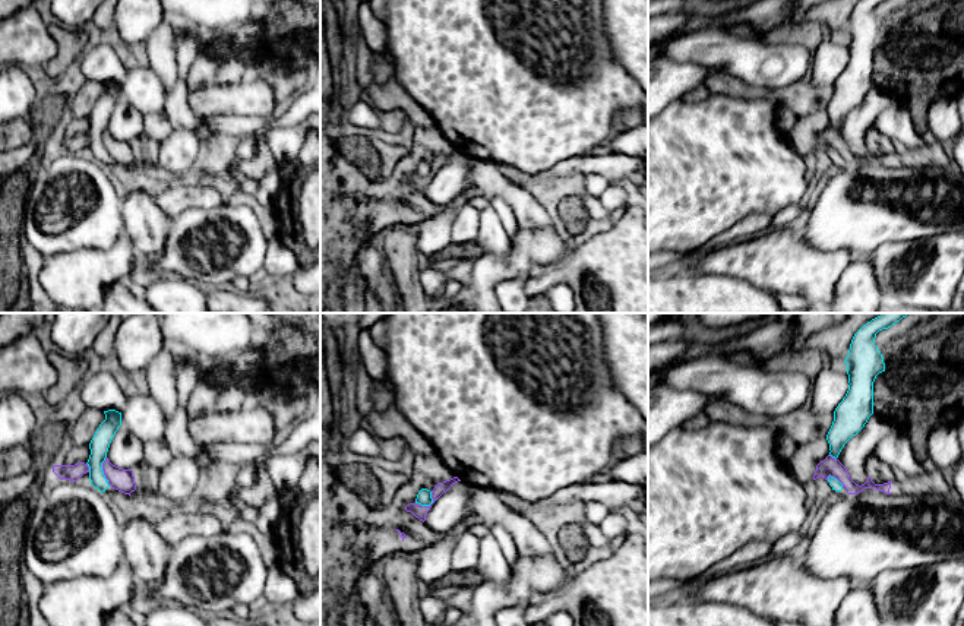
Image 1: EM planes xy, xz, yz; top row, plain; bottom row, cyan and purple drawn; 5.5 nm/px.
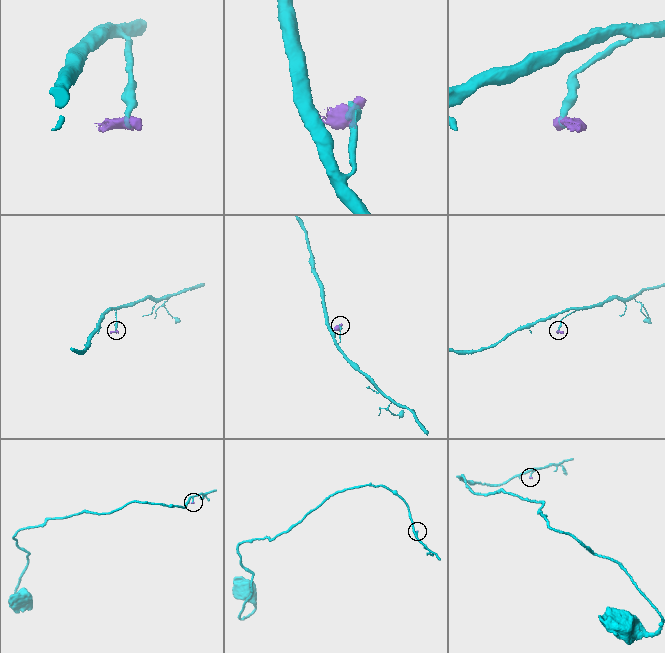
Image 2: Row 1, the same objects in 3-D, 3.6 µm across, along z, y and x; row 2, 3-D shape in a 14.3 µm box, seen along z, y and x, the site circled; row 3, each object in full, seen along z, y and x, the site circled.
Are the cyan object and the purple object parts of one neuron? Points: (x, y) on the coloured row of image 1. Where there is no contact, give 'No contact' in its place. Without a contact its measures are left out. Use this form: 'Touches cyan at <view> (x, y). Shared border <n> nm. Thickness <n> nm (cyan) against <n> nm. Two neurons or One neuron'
Touches cyan at xy (103, 471). Shared border 160 nm. Thickness 110 nm (cyan) against 120 nm. Two neurons

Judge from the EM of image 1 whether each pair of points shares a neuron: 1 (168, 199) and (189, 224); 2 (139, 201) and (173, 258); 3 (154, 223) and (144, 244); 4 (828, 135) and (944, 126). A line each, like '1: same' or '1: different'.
1: different
2: different
3: same
4: different

